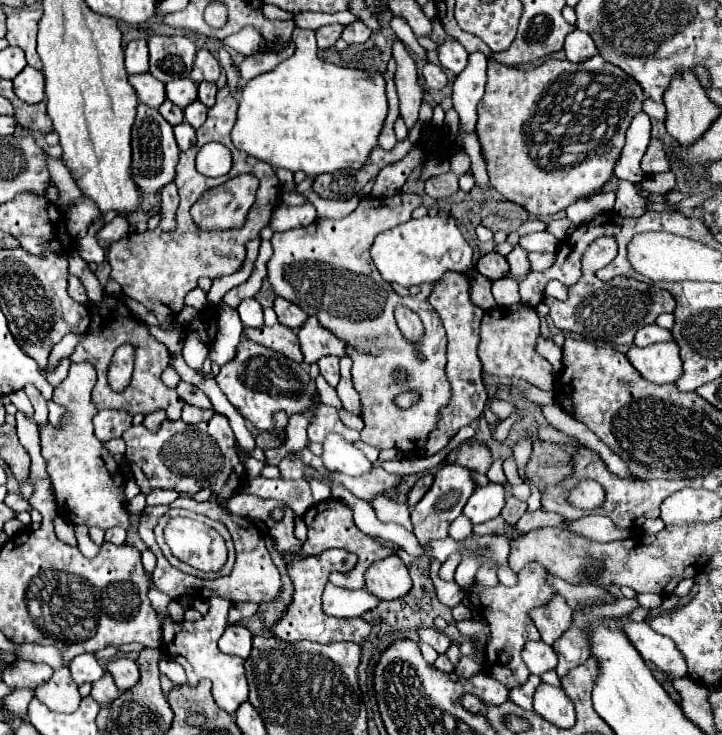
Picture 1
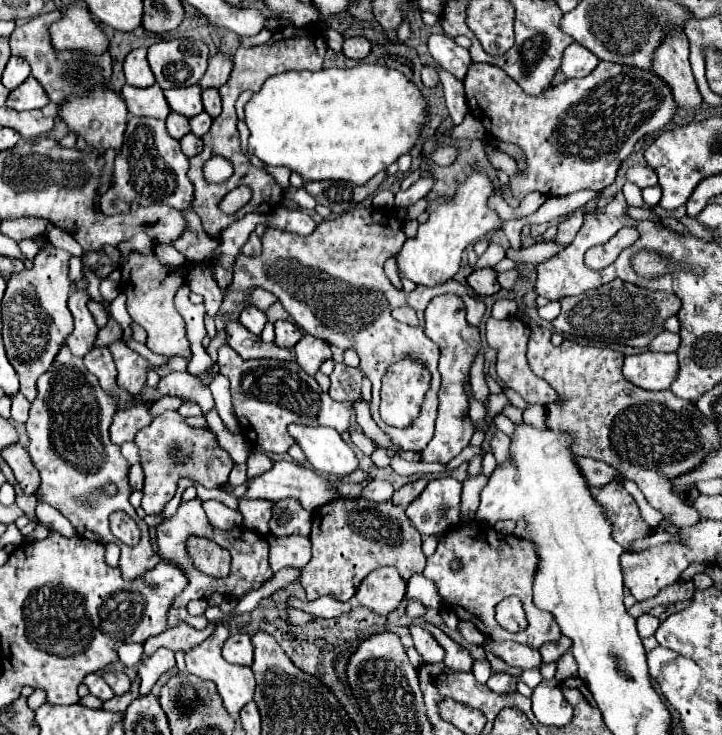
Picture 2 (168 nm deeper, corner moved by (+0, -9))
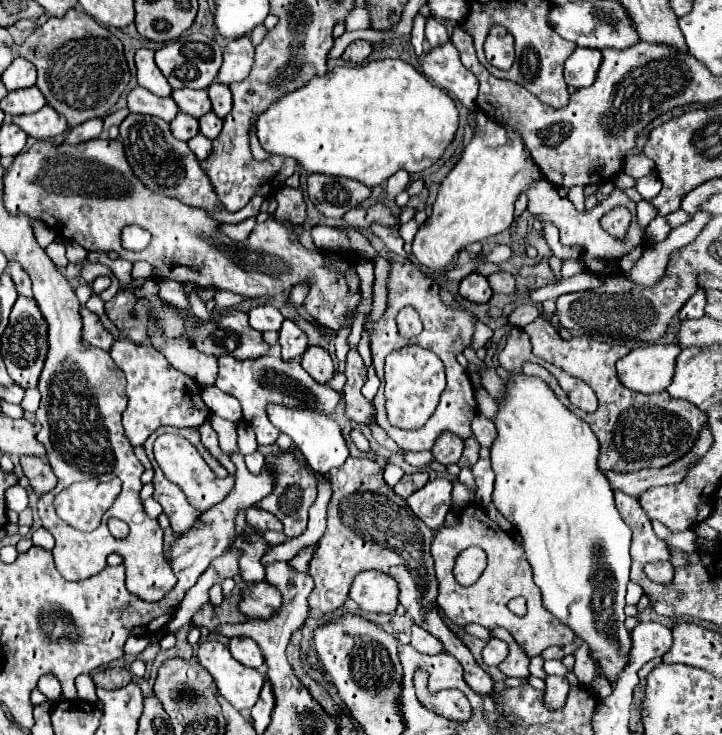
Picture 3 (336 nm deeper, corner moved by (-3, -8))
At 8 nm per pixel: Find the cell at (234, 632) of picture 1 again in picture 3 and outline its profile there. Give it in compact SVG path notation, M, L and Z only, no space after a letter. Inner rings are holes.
M232 637L228 649L230 649L232 657L236 661L240 661L242 665L246 665L246 667L258 669L264 663L262 653L260 653L260 647L250 637Z

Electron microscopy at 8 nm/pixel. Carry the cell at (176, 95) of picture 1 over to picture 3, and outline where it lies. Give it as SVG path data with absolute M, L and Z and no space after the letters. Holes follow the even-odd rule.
M178 89L172 93L174 101L178 103L180 111L200 119L210 111L210 99L206 91L192 91L192 89Z

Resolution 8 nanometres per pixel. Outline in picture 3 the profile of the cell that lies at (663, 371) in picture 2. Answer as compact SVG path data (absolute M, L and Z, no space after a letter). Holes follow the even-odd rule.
M646 345L632 349L616 363L618 379L624 387L638 393L658 393L672 383L678 345Z

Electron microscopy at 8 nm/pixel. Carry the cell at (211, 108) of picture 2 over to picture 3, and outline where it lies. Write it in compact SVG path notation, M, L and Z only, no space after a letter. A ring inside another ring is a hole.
M212 83L208 87L208 95L210 95L210 101L212 101L212 111L224 119L230 109L232 109L232 93L228 89L228 85L222 85L222 83Z

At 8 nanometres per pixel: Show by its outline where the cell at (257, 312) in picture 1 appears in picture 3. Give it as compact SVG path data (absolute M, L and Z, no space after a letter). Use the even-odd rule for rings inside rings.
M262 305L262 307L254 307L250 309L250 325L260 331L260 333L266 333L266 331L278 331L282 327L282 321L284 321L284 315L272 307L272 305Z

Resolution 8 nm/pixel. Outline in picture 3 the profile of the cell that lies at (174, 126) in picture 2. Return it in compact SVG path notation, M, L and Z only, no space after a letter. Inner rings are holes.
M178 113L176 119L170 123L172 133L182 139L182 141L190 141L194 135L198 135L200 127L198 127L198 119L186 115L186 113Z

